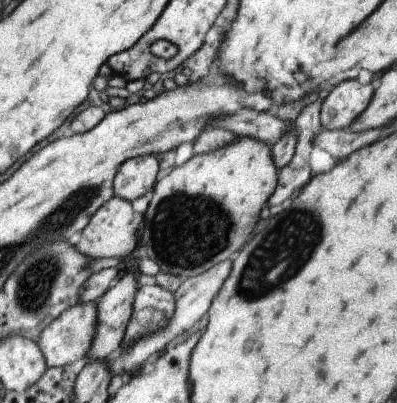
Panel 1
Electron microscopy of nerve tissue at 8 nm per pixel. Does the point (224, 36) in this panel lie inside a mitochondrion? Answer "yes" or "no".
no

